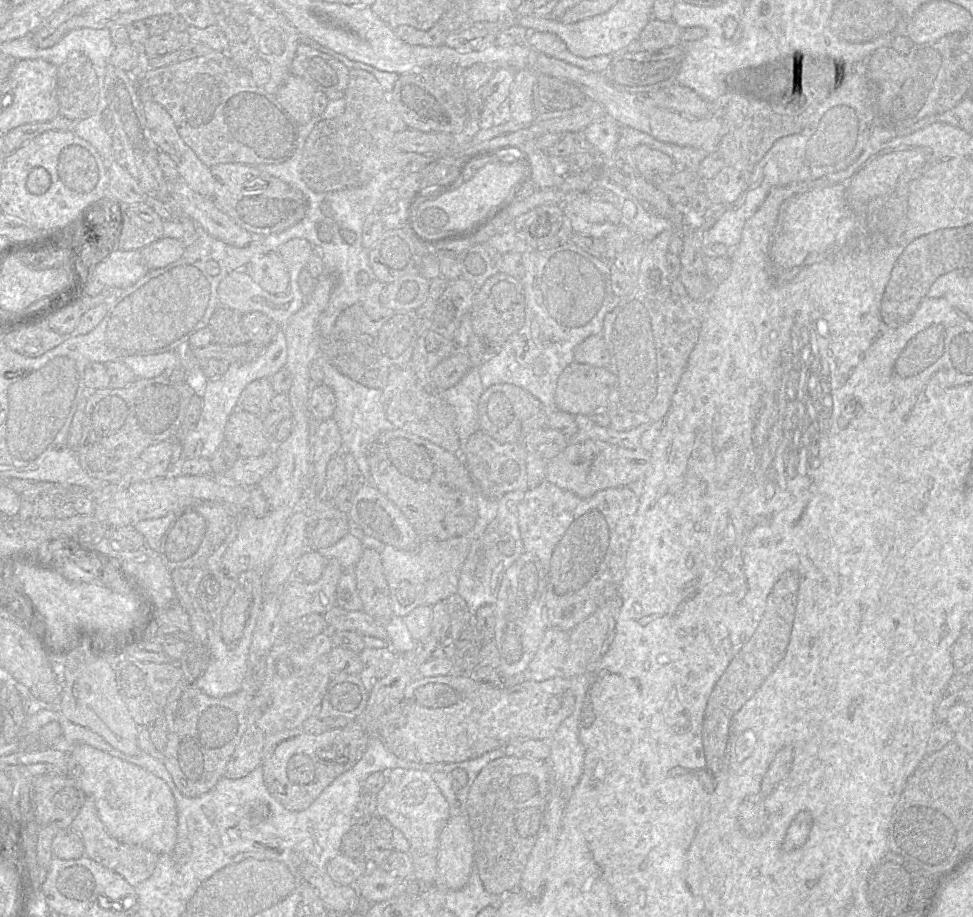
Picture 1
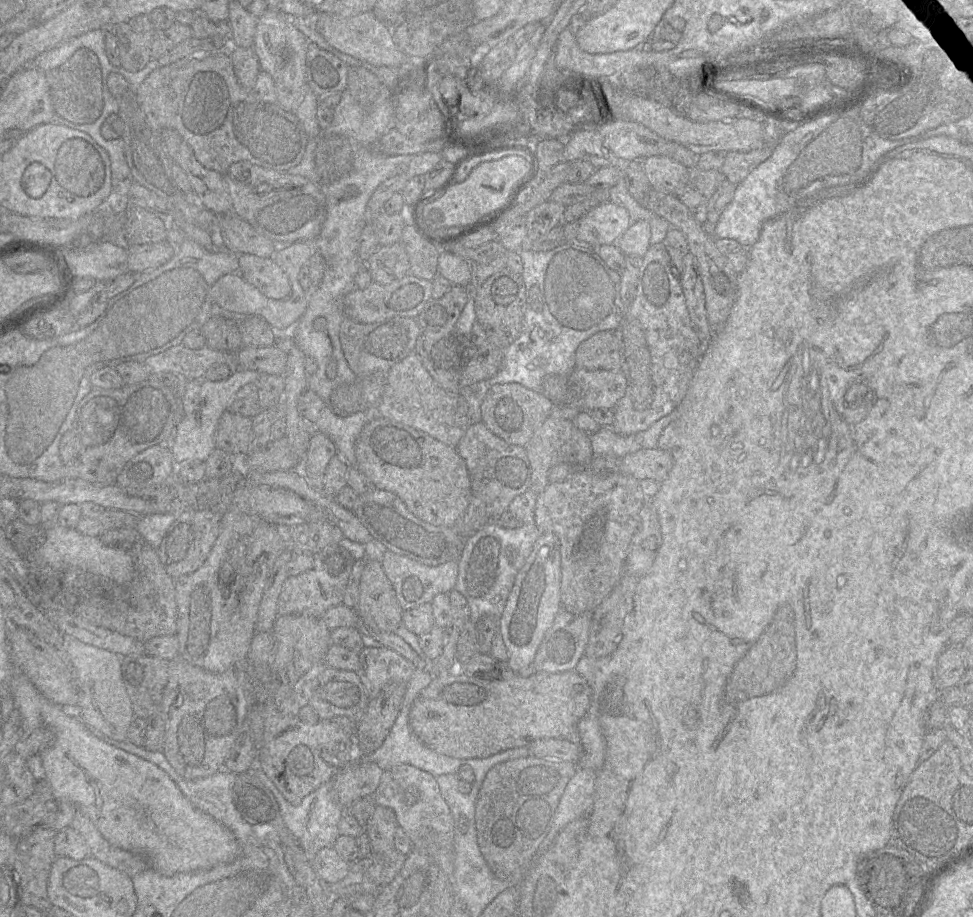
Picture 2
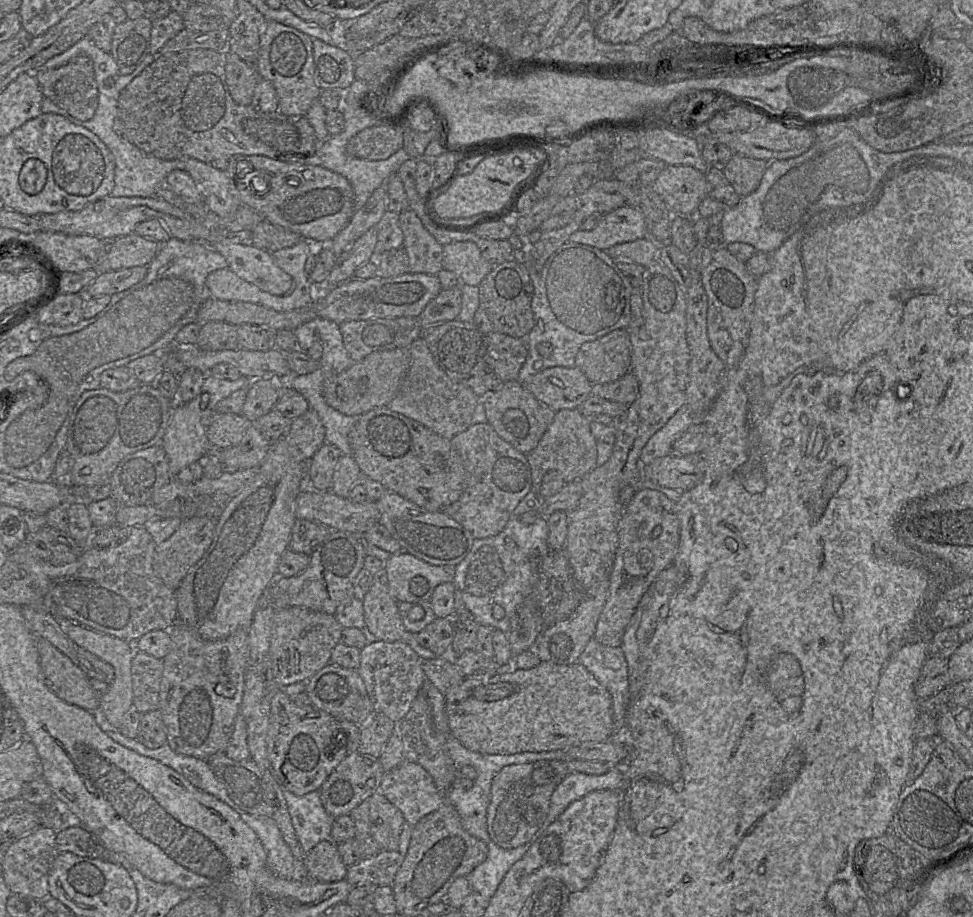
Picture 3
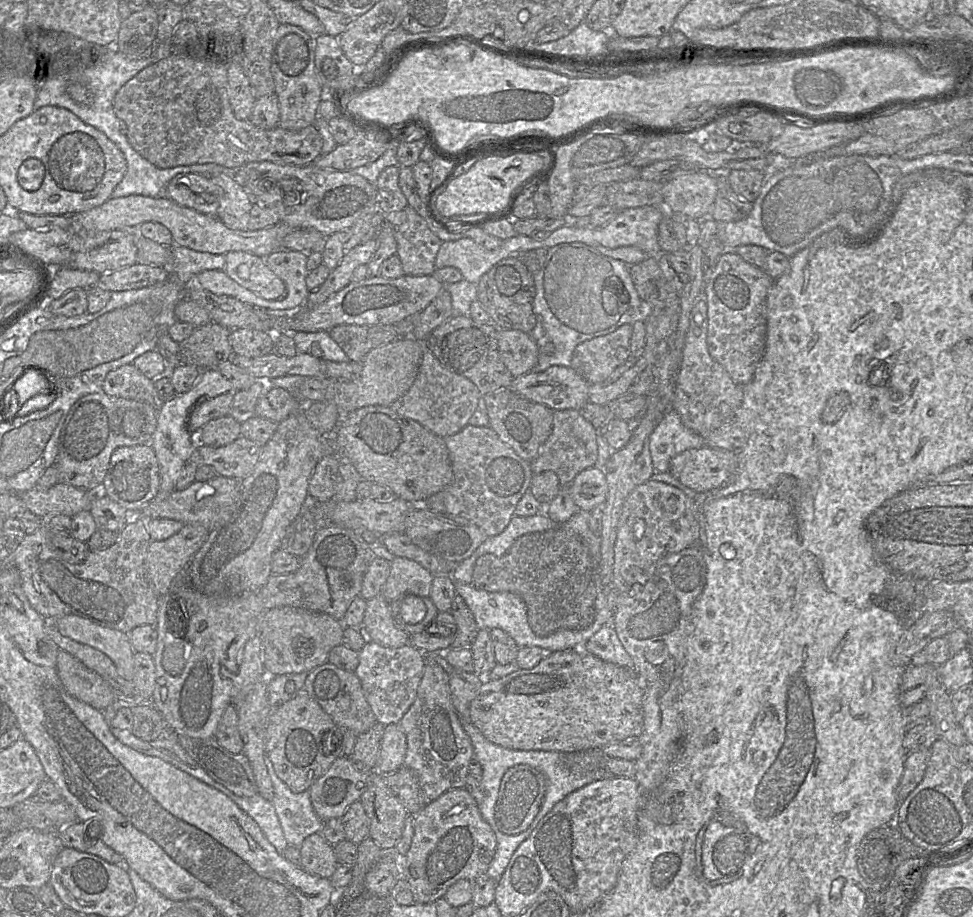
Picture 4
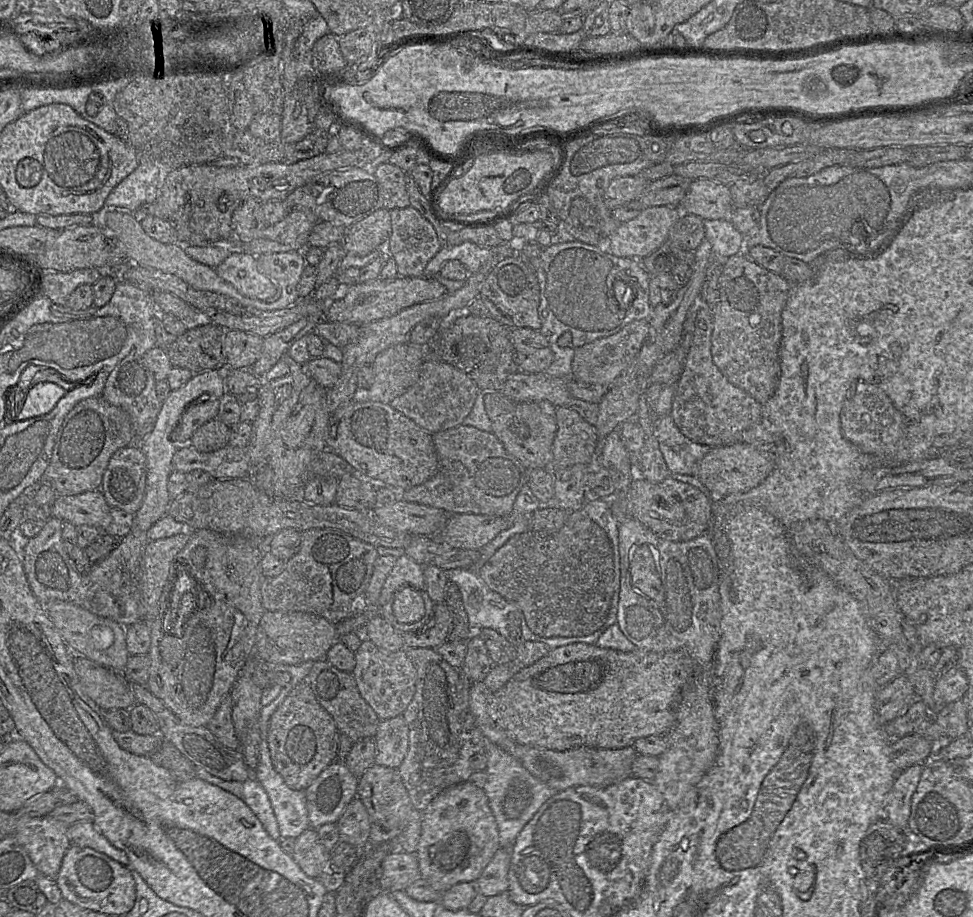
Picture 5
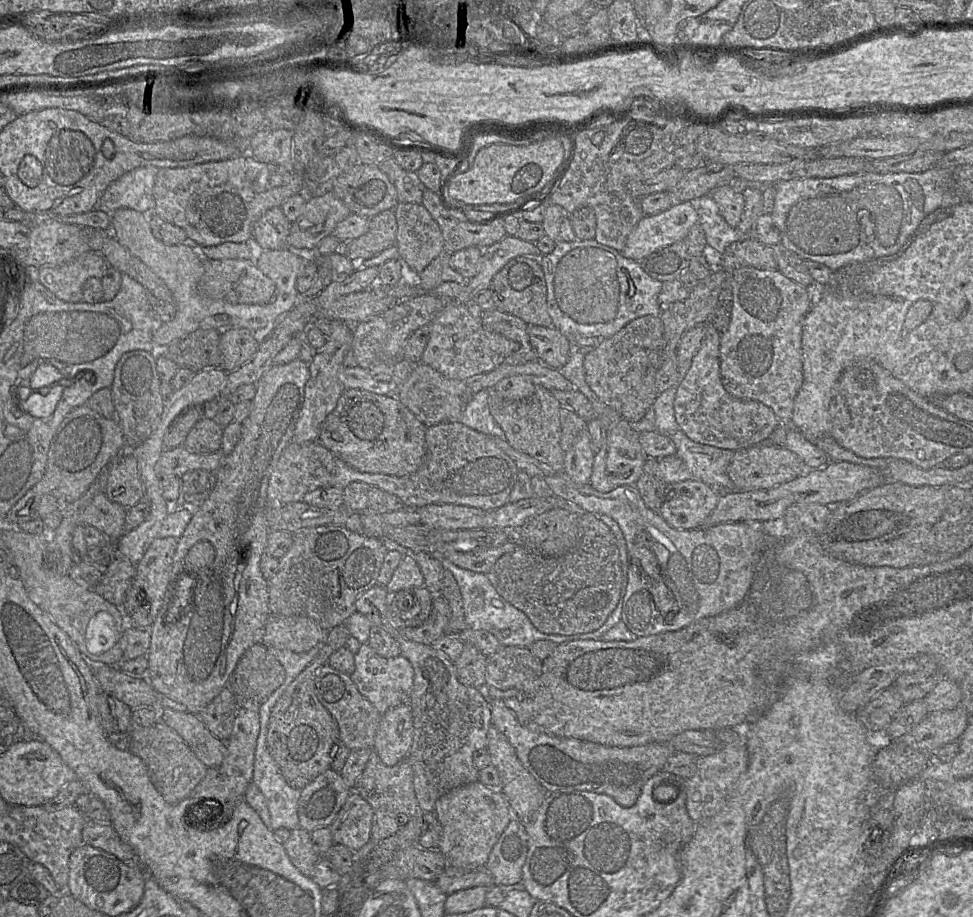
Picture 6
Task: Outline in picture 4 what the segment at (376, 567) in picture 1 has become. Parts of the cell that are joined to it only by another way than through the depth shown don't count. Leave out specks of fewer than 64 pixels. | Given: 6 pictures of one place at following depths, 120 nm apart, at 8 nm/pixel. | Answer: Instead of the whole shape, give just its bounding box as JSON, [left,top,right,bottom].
[362,596,410,647]

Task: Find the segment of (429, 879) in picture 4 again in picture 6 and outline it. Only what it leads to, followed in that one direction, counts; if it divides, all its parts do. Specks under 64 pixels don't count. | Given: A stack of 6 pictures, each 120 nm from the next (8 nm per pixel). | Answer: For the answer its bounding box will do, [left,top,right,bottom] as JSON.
[435,782,514,869]

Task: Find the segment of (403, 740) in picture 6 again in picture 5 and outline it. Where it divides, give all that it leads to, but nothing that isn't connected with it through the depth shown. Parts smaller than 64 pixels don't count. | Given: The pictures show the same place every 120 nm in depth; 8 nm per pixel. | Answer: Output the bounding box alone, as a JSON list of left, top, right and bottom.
[375,714,409,769]

